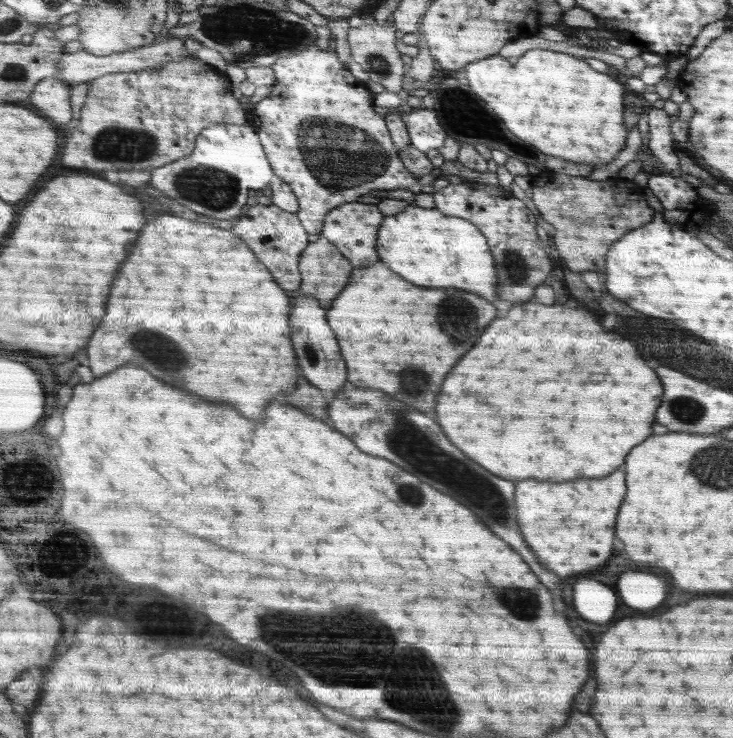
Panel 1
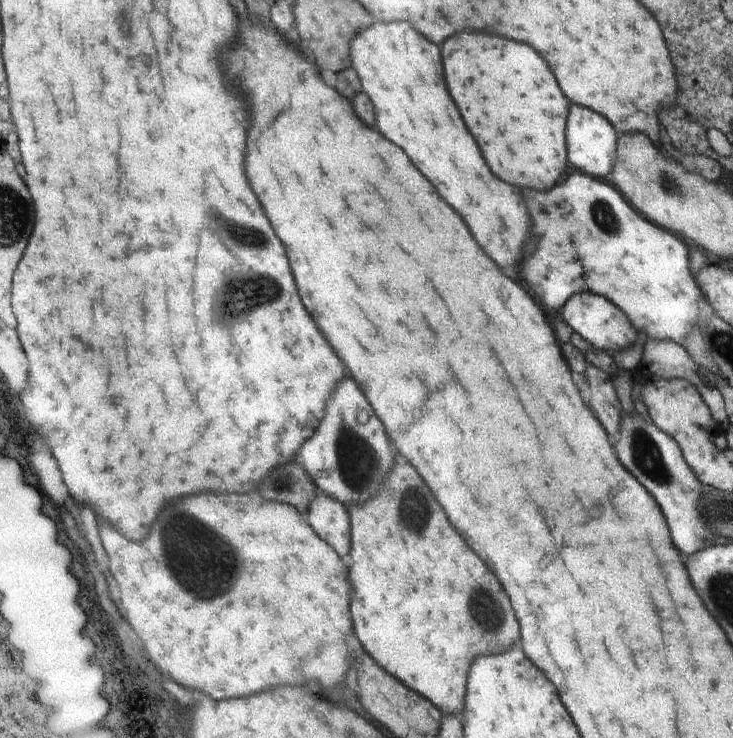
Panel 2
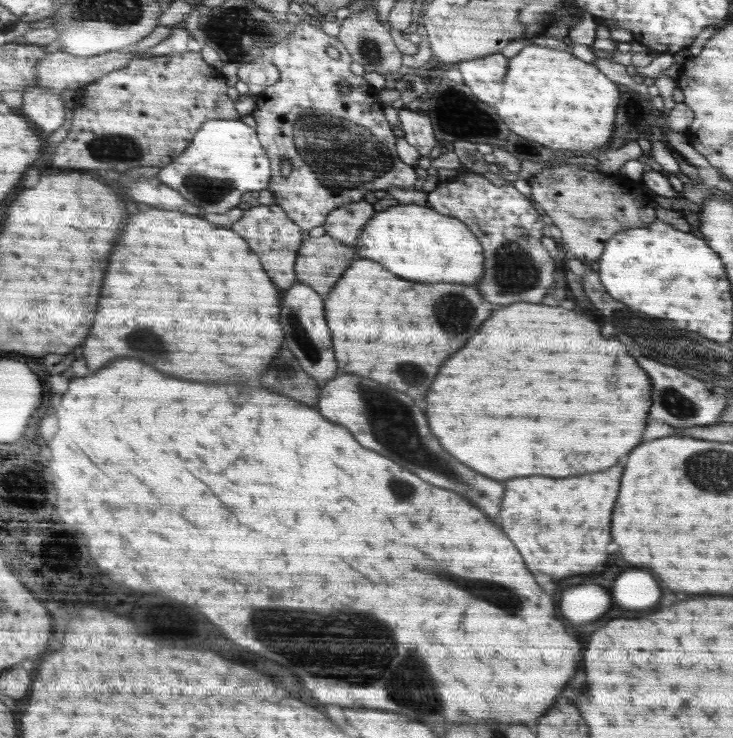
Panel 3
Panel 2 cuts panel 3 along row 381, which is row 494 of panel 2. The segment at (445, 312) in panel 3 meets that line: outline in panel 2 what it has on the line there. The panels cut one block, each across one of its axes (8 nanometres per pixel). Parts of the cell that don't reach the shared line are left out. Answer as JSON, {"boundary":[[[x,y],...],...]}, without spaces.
{"boundary":[[[396,456],[396,472],[388,476],[388,484],[372,500],[350,504],[347,512],[352,514],[352,566],[348,572],[352,572],[352,616],[356,616],[358,640],[376,664],[404,680],[408,688],[428,696],[441,712],[448,712],[444,715],[452,716],[450,712],[464,708],[466,674],[472,660],[478,654],[502,652],[520,638],[502,584],[454,530],[428,484],[402,456]]]}

